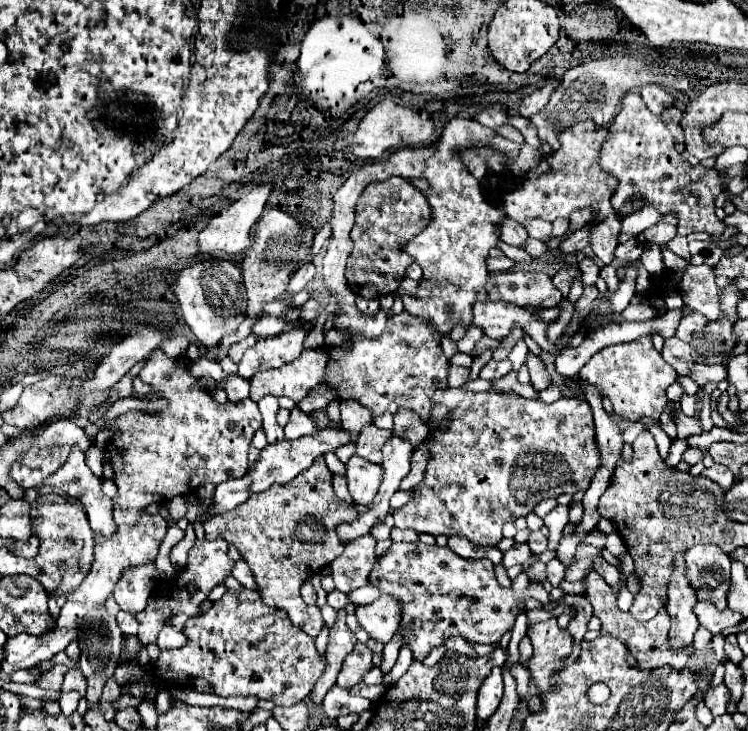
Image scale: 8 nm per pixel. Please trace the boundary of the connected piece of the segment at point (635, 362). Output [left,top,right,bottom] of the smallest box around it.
[579,337,677,421]

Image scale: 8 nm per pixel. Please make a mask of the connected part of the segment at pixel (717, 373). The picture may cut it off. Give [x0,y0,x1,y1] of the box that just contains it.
[693,365,727,385]

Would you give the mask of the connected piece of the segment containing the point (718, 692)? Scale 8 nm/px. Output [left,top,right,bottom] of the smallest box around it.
[703,685,731,715]

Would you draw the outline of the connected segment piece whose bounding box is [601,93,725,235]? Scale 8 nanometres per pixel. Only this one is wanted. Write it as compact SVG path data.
M627 93L619 115L609 127L609 137L603 145L601 167L609 171L617 181L617 189L611 197L611 205L619 209L631 195L643 193L647 197L645 205L657 207L661 213L675 211L679 217L679 235L691 235L705 231L709 235L723 233L723 221L715 217L715 197L721 193L721 181L715 169L705 169L701 165L691 165L681 153L675 151L675 139L661 121L653 115L639 93Z

